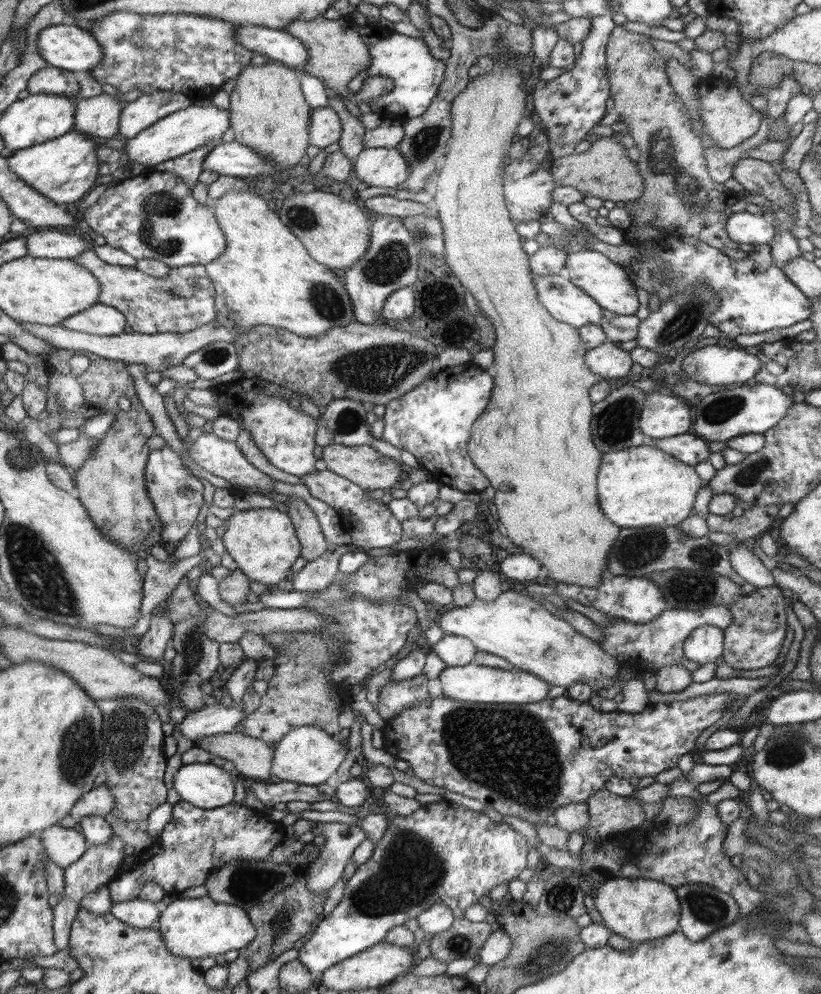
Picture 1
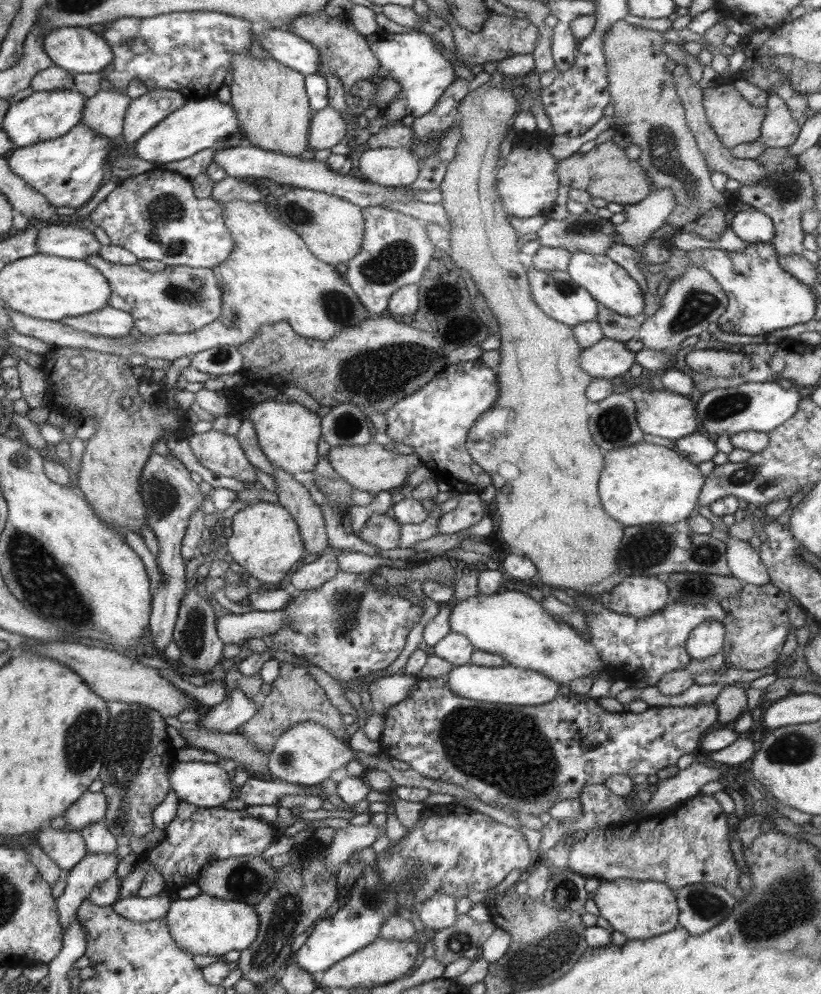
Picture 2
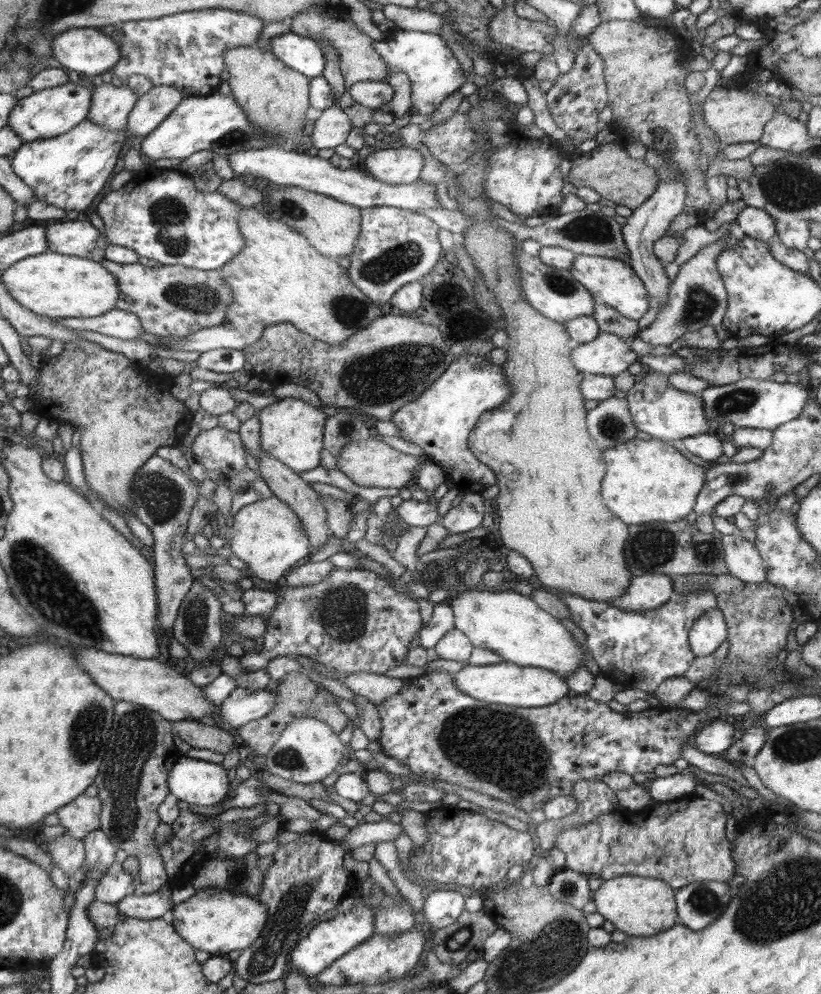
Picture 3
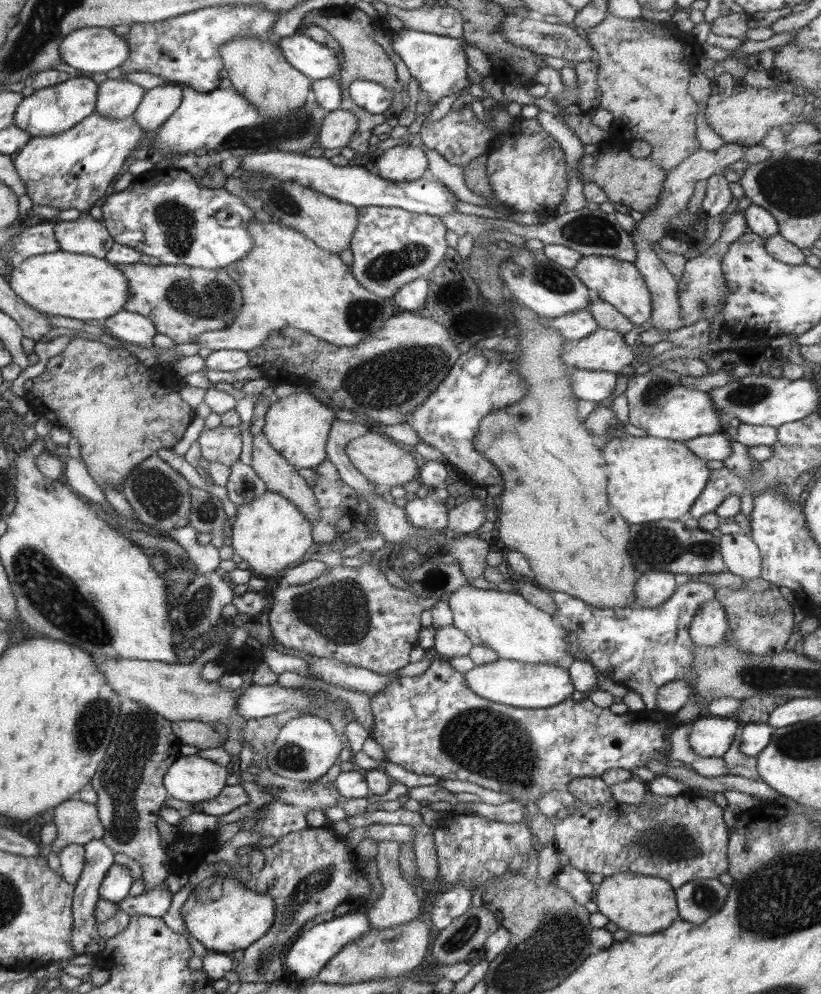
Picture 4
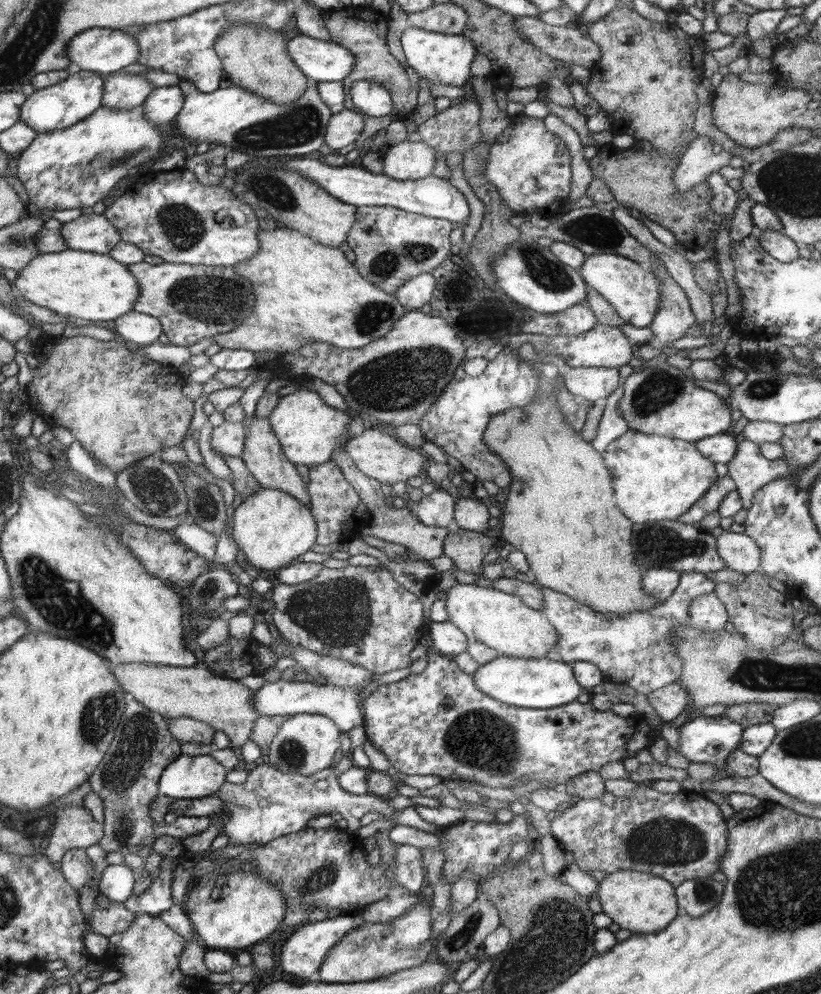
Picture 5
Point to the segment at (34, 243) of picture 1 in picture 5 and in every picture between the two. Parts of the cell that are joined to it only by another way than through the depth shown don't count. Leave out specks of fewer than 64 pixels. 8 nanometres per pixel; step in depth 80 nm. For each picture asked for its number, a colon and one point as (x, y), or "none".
2: (72, 242)
3: (73, 238)
4: (85, 235)
5: (93, 233)

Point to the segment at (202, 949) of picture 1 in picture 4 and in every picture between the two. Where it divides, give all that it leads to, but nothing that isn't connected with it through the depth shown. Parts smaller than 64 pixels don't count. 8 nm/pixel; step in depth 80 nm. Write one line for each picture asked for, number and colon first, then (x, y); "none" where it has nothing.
2: (205, 925)
3: (217, 921)
4: (222, 913)

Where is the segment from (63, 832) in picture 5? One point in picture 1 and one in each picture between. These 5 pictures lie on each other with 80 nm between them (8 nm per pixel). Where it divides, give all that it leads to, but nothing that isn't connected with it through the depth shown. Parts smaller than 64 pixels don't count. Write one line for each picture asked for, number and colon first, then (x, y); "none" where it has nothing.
1: (100, 801)
2: (90, 808)
3: (81, 817)
4: (77, 822)

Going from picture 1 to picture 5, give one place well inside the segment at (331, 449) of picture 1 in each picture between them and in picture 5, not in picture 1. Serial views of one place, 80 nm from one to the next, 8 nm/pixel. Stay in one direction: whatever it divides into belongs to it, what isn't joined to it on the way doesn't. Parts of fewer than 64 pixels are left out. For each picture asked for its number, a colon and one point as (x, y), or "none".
2: (370, 467)
3: (369, 462)
4: (385, 464)
5: (377, 455)

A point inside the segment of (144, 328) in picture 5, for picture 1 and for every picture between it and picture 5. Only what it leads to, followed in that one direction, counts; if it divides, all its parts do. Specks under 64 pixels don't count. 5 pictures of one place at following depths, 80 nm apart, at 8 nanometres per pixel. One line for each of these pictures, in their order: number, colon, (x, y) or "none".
1: (101, 320)
2: (112, 322)
3: (123, 324)
4: (126, 325)

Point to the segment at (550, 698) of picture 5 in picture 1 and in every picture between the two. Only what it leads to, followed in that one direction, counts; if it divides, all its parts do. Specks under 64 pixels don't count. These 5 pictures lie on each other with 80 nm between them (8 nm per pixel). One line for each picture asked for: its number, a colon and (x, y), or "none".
1: (473, 683)
2: (508, 684)
3: (506, 683)
4: (529, 686)

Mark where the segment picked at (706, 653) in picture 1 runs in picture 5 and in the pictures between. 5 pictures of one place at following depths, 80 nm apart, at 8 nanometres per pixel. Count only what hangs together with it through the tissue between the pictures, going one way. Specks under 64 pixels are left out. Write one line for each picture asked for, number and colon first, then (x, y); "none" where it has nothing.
2: (707, 639)
3: (710, 630)
4: (708, 626)
5: (707, 613)

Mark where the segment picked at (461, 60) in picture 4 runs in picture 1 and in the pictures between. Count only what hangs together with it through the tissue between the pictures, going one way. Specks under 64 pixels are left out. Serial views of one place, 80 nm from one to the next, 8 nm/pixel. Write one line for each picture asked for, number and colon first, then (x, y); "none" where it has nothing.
1: (417, 74)
2: (414, 60)
3: (434, 73)

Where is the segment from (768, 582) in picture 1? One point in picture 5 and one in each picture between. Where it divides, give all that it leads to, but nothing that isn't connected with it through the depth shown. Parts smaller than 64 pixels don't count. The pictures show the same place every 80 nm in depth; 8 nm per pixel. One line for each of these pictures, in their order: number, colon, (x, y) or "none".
2: (744, 561)
3: (742, 558)
4: (742, 557)
5: (739, 552)

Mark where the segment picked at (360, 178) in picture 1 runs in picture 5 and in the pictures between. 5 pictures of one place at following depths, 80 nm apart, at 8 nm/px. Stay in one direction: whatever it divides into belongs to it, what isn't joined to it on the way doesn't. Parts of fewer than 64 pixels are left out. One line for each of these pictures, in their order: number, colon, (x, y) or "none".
2: (396, 167)
3: (402, 165)
4: (402, 163)
5: (406, 160)

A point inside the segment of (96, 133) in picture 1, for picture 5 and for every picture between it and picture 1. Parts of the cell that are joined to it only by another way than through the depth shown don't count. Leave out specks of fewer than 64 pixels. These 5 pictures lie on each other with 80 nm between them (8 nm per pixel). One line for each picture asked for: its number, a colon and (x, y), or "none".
2: (105, 112)
3: (112, 103)
4: (119, 98)
5: (122, 91)

